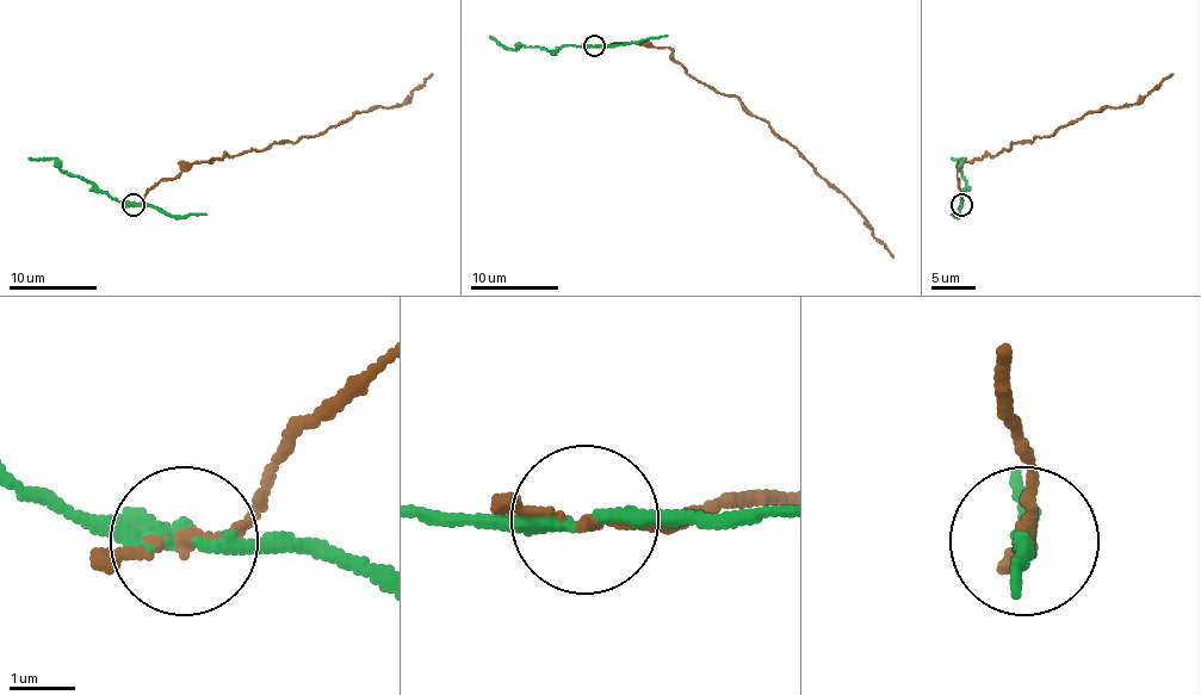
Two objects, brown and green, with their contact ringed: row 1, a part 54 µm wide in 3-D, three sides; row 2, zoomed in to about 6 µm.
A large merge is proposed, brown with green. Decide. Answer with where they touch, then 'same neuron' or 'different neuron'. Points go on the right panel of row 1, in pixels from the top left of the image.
at (961, 204); different neuron

